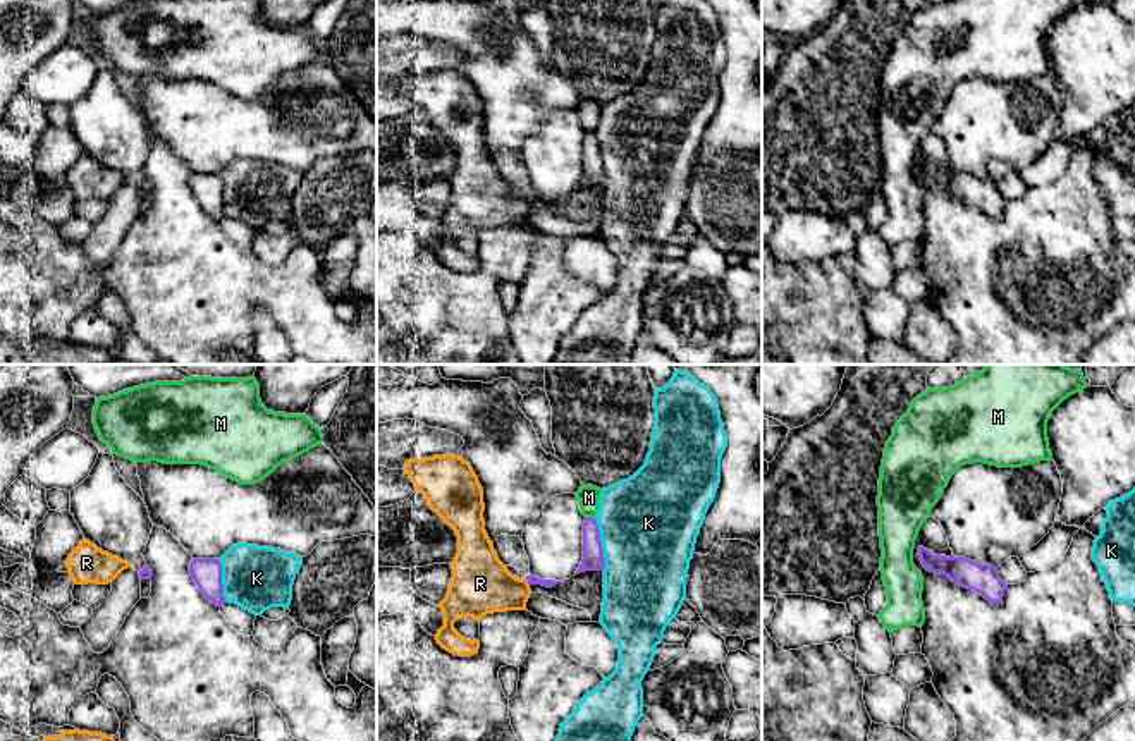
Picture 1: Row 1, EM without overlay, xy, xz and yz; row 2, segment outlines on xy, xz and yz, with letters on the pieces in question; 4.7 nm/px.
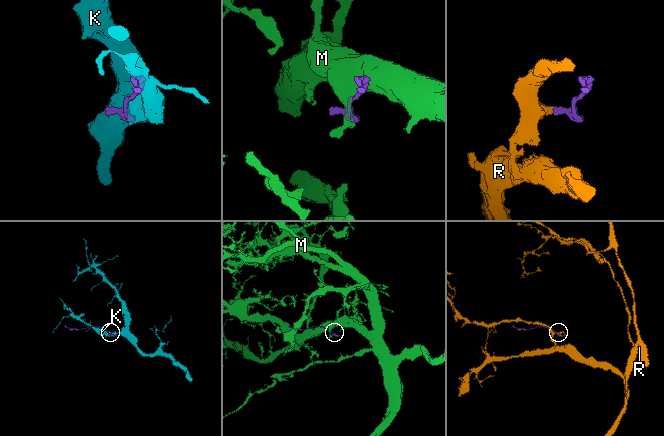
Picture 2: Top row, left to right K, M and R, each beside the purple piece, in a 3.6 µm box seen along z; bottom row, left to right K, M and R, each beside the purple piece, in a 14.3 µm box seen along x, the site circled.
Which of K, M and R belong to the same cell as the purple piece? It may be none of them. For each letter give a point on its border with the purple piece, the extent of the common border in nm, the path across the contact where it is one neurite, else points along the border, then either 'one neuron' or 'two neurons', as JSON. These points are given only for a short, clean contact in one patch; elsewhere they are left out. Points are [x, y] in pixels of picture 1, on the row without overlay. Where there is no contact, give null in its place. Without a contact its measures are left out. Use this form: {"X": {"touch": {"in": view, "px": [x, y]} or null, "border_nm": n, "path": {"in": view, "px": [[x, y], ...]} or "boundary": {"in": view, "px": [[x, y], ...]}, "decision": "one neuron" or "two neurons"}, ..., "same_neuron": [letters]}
{"K": {"touch": {"in": "xz", "px": [601, 159]}, "border_nm": 260, "decision": "two neurons"}, "M": {"touch": {"in": "xz", "px": [590, 133]}, "border_nm": 40, "decision": "two neurons"}, "R": {"touch": {"in": "xz", "px": [528, 198]}, "border_nm": 40, "boundary": {"in": "xz", "px": [[525, 195], [528, 200]]}, "decision": "two neurons"}, "same_neuron": []}

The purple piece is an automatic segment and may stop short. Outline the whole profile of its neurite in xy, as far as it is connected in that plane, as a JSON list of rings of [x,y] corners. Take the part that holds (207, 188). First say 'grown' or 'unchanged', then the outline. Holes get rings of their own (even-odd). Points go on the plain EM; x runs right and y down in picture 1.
unchanged | [[[193,174],[189,179],[189,187],[206,215],[217,222],[225,218],[222,179],[218,174]]]

